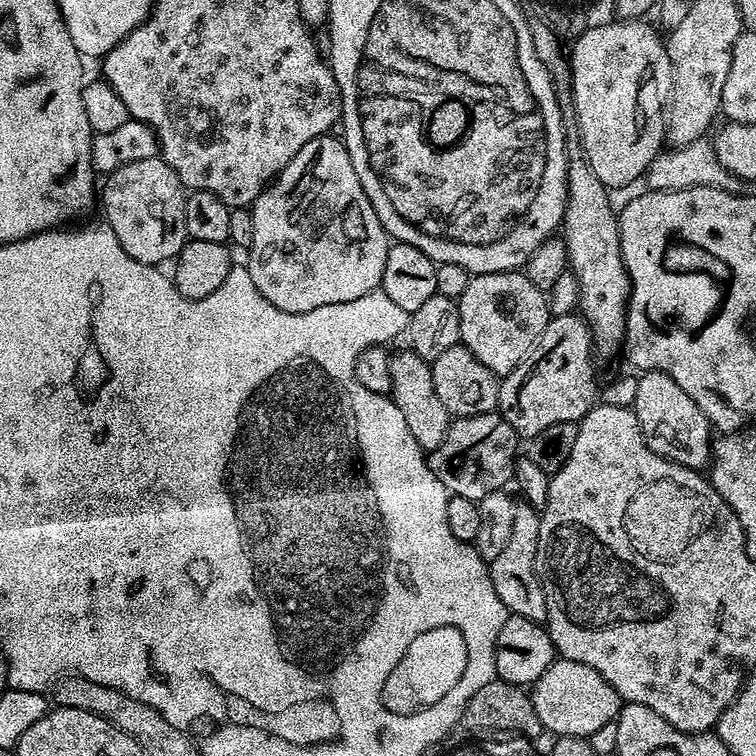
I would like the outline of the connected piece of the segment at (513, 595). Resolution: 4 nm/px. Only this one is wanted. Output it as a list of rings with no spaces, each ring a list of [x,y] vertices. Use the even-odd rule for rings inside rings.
[[[521,503],[516,510],[516,521],[510,529],[510,542],[502,549],[502,554],[494,558],[488,564],[488,573],[494,582],[494,594],[502,598],[502,606],[508,609],[509,613],[522,618],[530,618],[530,622],[544,624],[547,621],[546,594],[543,586],[540,585],[540,577],[536,575],[536,555],[538,554],[538,530],[540,529],[540,512],[531,508],[529,504]]]

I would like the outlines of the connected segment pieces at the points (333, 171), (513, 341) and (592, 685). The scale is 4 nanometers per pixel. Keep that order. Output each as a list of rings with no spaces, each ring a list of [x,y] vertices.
[[[329,134],[319,136],[282,169],[264,193],[250,206],[254,222],[254,242],[247,249],[246,267],[254,286],[278,310],[305,312],[318,310],[318,306],[330,306],[338,302],[354,302],[362,294],[370,294],[380,288],[382,270],[386,270],[386,254],[390,247],[388,231],[382,226],[346,150],[343,139]]]
[[[520,270],[473,275],[466,286],[466,294],[460,296],[458,303],[462,322],[460,343],[470,350],[470,354],[474,354],[474,358],[478,358],[478,362],[482,362],[482,366],[486,366],[486,370],[498,378],[509,376],[526,359],[550,319],[545,289],[534,286],[528,275]]]
[[[557,658],[551,666],[531,685],[530,695],[534,702],[534,710],[538,714],[538,722],[545,733],[552,732],[557,736],[582,736],[587,738],[594,730],[606,726],[606,722],[615,720],[620,715],[622,701],[620,695],[590,666],[582,662],[574,662]]]

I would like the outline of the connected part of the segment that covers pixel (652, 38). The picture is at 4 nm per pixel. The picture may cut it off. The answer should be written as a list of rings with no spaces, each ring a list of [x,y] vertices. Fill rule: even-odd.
[[[612,18],[609,24],[593,23],[575,37],[572,52],[570,48],[574,126],[580,131],[580,146],[590,170],[598,174],[609,190],[639,181],[666,144],[664,110],[672,92],[672,63],[665,37],[646,21],[644,18]]]

